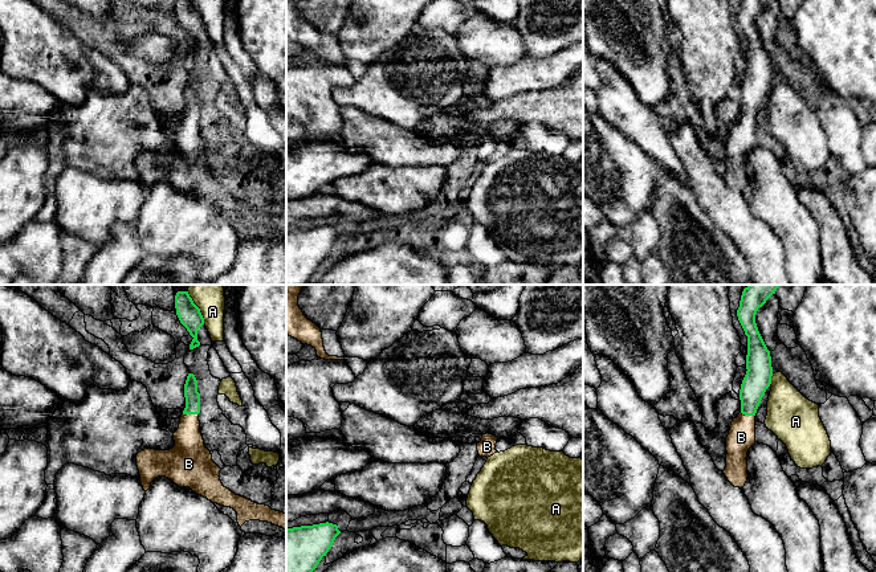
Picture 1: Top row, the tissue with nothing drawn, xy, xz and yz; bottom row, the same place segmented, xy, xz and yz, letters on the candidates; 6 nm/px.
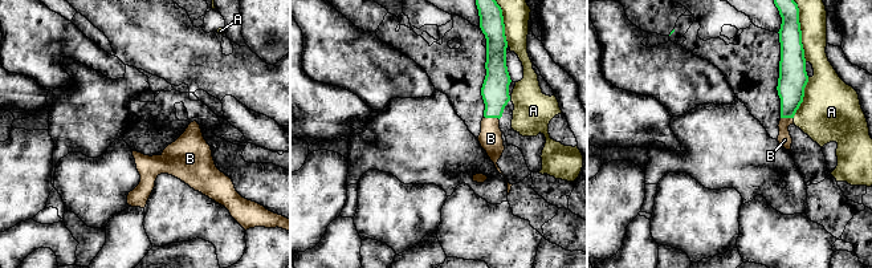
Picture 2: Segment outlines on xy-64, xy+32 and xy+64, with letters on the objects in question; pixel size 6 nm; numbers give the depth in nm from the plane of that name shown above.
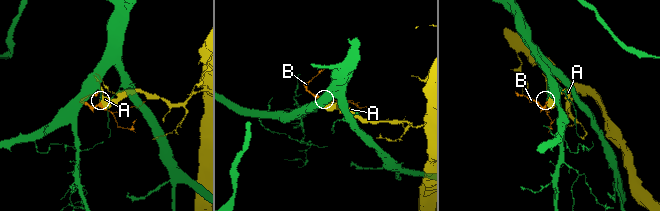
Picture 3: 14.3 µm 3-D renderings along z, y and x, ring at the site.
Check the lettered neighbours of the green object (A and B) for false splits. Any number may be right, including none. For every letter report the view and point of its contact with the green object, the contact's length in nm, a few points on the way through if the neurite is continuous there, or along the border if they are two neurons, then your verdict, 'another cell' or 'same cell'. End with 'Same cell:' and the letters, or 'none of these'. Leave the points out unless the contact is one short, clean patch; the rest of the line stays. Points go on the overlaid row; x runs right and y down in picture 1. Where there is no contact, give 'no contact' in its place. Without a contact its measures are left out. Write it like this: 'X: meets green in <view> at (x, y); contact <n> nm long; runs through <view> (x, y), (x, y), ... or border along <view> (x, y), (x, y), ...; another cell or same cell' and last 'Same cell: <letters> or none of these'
A: meets green in xy at (198, 307); contact 220 nm long; another cell
B: meets green in xy at (191, 413); contact 100 nm long; runs through xy (192, 397), (191, 413), (190, 454); same cell
Same cell: B

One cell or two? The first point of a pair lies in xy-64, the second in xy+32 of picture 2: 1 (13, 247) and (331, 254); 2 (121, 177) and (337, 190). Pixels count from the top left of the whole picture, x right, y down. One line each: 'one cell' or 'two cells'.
1: one cell
2: two cells

